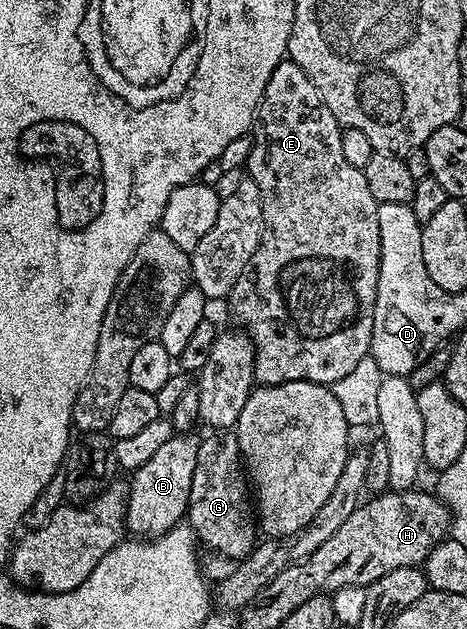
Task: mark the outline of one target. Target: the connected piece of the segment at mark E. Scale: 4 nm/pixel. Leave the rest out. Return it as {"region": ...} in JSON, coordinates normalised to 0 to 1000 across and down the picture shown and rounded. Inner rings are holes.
{"region":[[[608,95],[585,108],[585,121],[576,121],[576,134],[567,134],[567,146],[555,161],[550,192],[542,200],[540,240],[533,242],[525,262],[527,275],[550,293],[550,305],[559,305],[563,326],[563,374],[550,388],[550,401],[525,420],[516,439],[507,439],[507,452],[499,452],[490,469],[495,499],[510,517],[537,534],[546,550],[546,606],[555,614],[600,614],[612,607],[690,607],[713,610],[730,604],[745,591],[756,591],[773,571],[788,568],[794,560],[794,536],[799,534],[799,496],[807,477],[807,445],[812,444],[812,421],[816,420],[816,375],[807,362],[807,337],[812,321],[790,305],[790,293],[782,286],[775,270],[756,267],[747,254],[739,254],[739,240],[730,235],[730,216],[737,202],[704,178],[696,159],[687,159],[687,146],[645,114],[634,99]]]}

